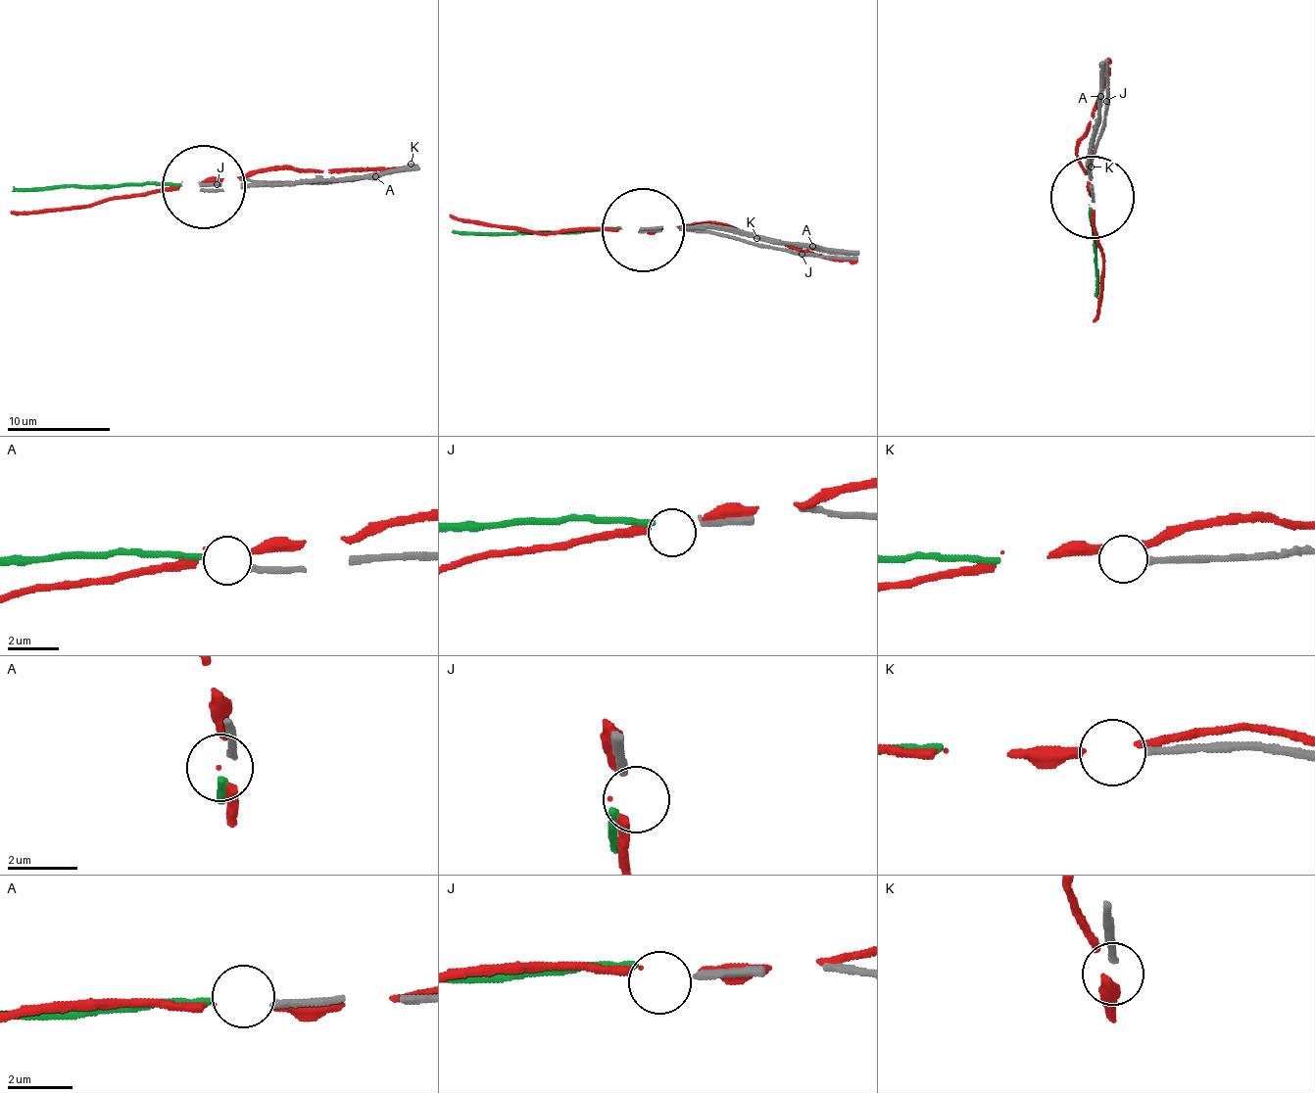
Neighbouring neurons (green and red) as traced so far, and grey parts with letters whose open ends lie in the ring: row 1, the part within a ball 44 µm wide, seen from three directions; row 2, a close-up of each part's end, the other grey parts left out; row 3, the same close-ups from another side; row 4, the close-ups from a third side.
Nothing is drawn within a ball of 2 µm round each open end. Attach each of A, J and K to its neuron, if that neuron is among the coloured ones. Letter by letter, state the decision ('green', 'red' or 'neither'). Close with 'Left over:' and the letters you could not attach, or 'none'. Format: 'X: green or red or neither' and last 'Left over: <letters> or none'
A: green
J: neither
K: neither
Left over: J, K

